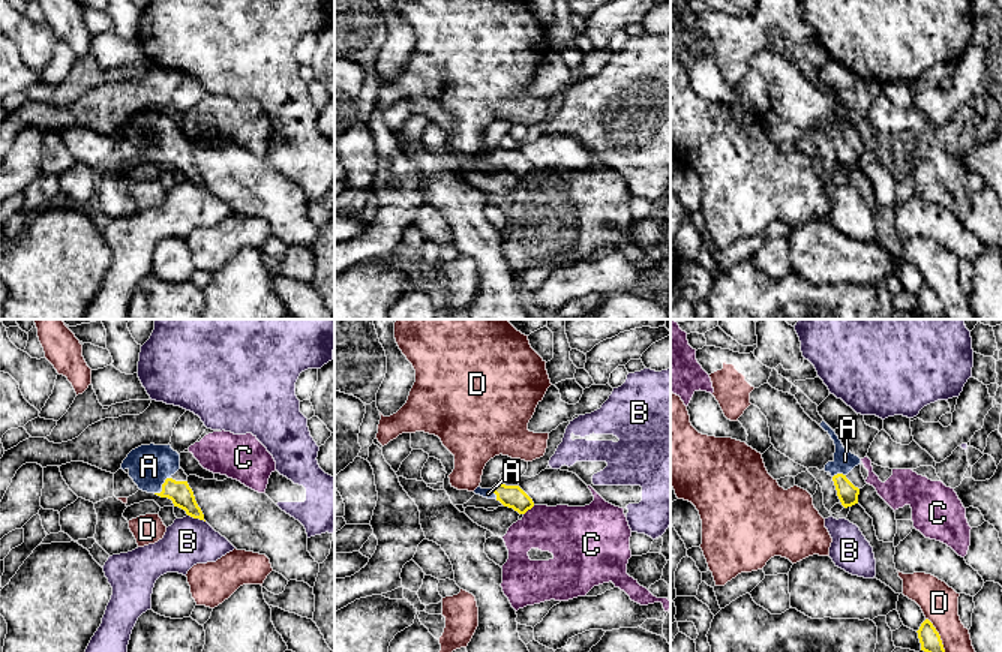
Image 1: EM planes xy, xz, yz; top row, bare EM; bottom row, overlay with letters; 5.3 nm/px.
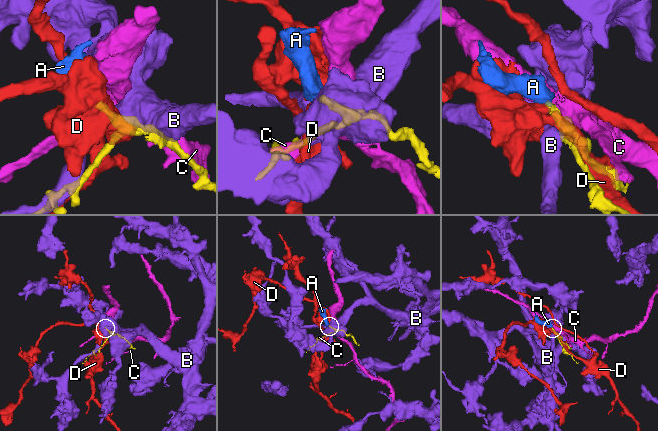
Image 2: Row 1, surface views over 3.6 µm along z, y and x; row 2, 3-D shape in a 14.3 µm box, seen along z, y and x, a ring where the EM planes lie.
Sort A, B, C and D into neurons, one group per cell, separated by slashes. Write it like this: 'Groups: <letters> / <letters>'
Groups: A / B / C / D

